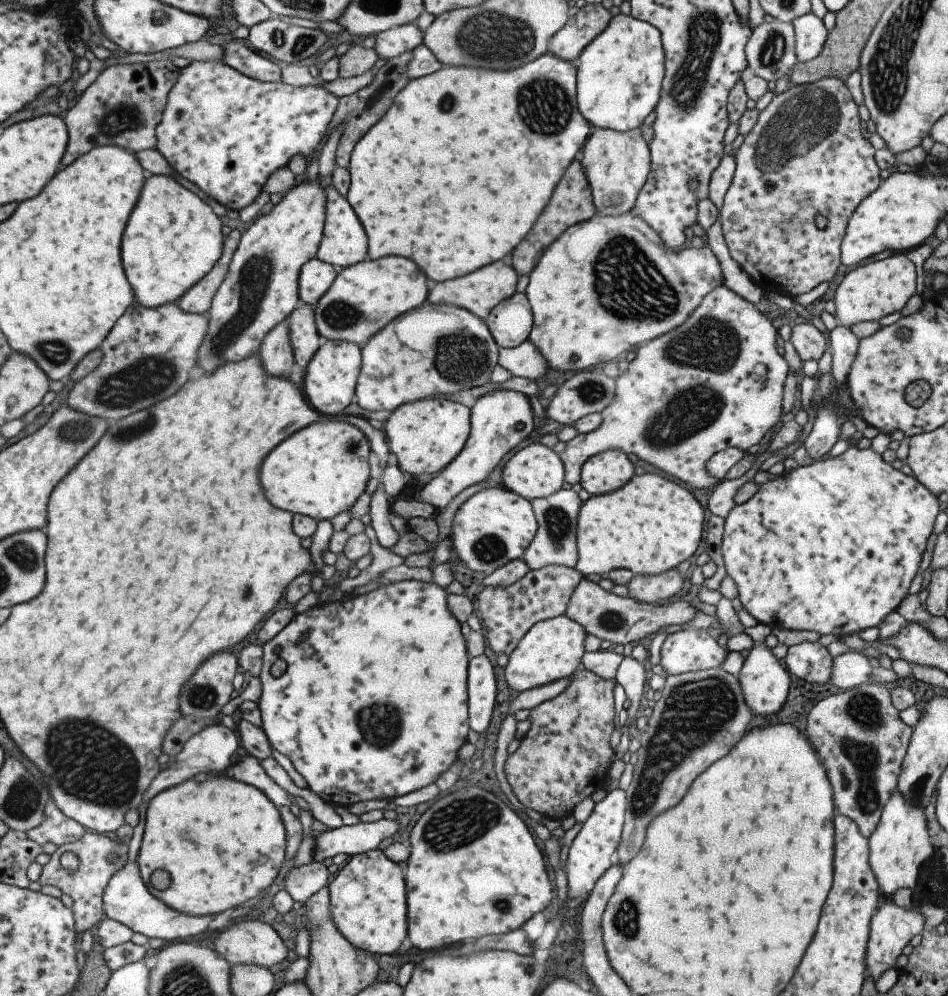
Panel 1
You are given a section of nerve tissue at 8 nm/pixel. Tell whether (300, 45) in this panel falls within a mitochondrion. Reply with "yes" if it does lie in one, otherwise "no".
yes

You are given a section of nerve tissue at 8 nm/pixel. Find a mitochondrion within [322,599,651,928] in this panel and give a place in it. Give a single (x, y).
(459, 824)

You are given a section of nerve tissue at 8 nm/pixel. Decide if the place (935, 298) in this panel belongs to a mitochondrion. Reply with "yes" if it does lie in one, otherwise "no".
no

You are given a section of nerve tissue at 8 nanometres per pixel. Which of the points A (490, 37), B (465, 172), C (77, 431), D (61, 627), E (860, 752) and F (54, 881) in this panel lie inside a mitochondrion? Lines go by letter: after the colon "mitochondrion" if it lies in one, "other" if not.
A: mitochondrion
B: other
C: mitochondrion
D: other
E: mitochondrion
F: other

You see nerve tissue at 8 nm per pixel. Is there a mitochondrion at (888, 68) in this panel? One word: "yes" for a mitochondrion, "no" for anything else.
yes

